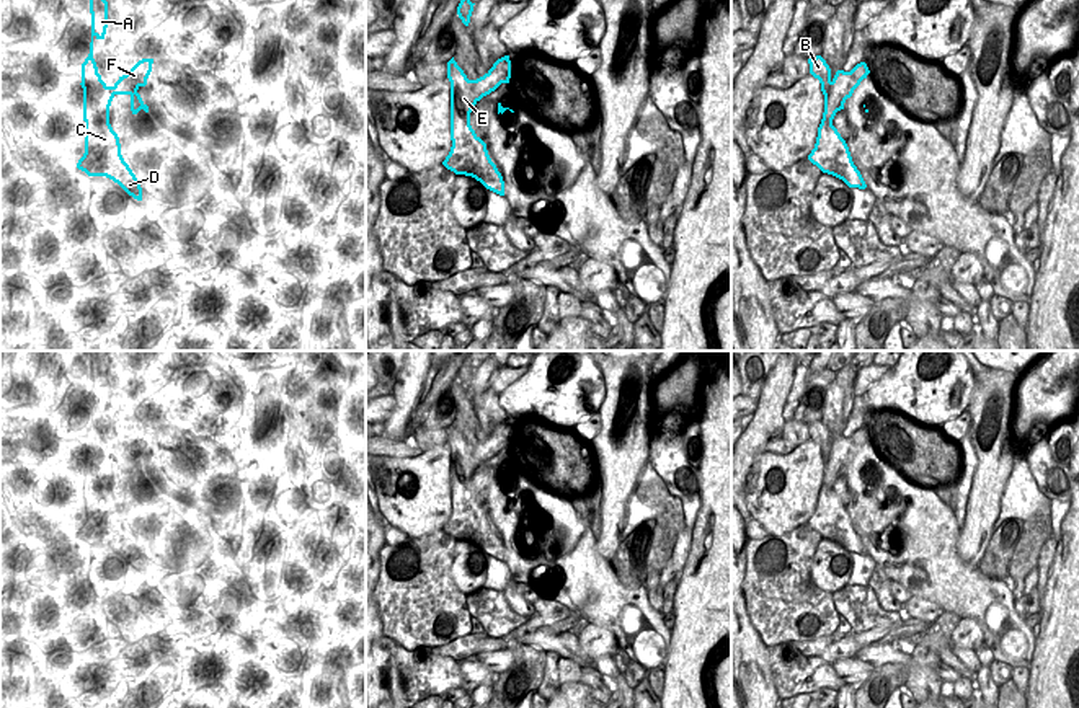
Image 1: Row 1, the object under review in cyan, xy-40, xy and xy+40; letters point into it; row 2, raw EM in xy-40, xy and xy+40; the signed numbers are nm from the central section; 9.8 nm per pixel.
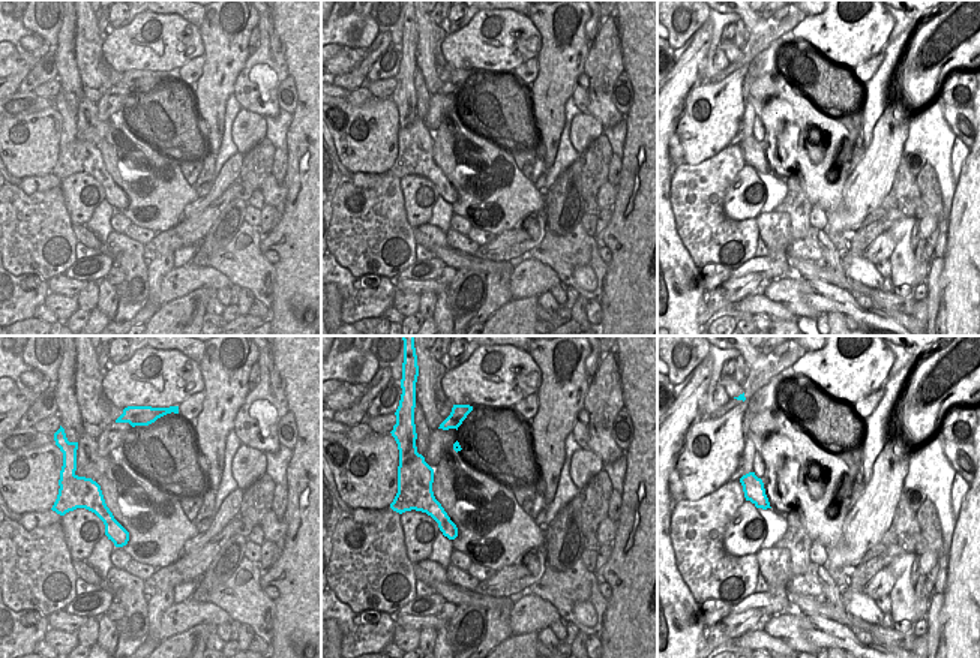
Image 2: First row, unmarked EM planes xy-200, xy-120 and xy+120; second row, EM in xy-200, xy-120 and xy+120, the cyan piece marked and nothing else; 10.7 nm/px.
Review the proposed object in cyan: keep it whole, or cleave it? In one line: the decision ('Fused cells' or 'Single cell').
Fused cells

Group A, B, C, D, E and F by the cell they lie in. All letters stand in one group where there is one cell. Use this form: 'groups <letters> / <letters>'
groups A B C D E / F

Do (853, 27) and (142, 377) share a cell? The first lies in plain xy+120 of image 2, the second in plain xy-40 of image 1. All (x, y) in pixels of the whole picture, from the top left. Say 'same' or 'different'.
different

